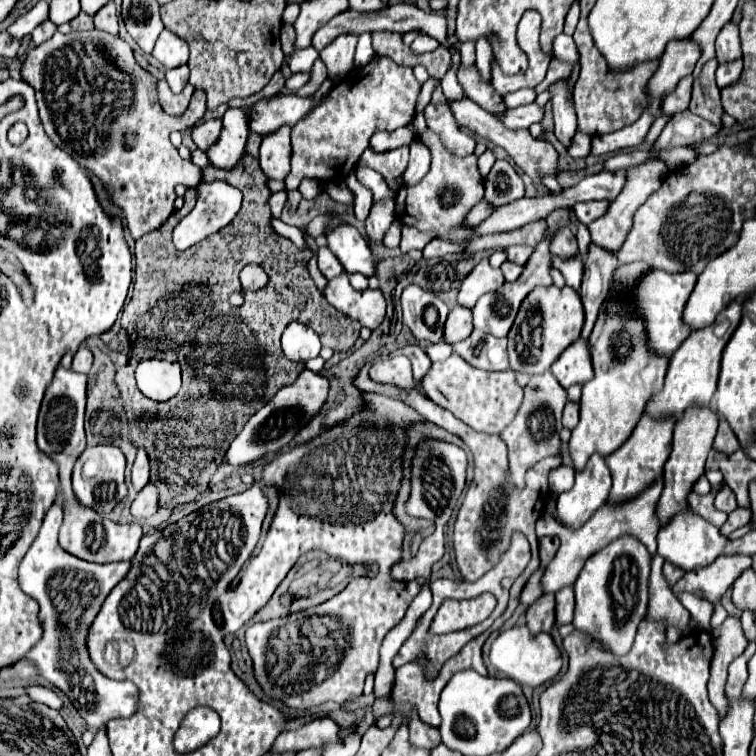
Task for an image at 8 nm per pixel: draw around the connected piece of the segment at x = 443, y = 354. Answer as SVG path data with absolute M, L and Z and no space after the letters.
M437 343L437 345L427 345L425 347L425 353L429 355L429 359L435 363L435 361L443 361L451 355L451 345L449 343Z

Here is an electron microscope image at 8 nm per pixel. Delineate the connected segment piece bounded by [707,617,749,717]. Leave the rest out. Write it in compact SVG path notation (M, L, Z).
M727 617L725 623L711 631L713 635L713 645L715 645L715 655L711 661L711 675L709 675L709 683L707 683L707 691L709 691L709 699L715 705L715 709L719 711L721 717L725 717L725 709L729 705L727 697L725 697L725 681L727 681L727 667L733 659L737 659L745 647L747 647L747 639L741 631L741 623L735 617Z

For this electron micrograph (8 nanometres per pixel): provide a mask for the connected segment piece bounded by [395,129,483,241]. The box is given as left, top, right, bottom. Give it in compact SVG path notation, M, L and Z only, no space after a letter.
M425 129L419 135L419 141L431 151L431 167L429 173L415 187L401 187L395 197L397 219L403 225L421 229L421 231L437 231L441 239L463 241L471 235L469 227L463 227L463 217L469 209L481 201L483 197L483 177L477 169L477 155L455 157L441 143L439 135L433 135L431 129Z

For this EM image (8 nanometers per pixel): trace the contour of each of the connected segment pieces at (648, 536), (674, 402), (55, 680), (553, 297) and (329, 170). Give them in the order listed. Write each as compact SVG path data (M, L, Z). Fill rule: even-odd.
M663 479L659 483L653 483L653 487L649 491L641 491L641 495L635 495L633 501L625 501L625 503L603 503L601 509L597 513L593 513L593 517L581 525L577 531L565 531L565 527L561 527L559 523L555 523L551 519L551 515L544 514L536 522L535 531L538 539L543 536L554 535L561 539L561 547L555 555L555 559L549 563L545 575L543 575L543 591L545 593L557 593L559 589L575 583L579 571L583 569L583 563L597 553L599 549L603 549L605 545L609 545L613 539L621 537L621 535L635 535L639 537L639 541L643 541L643 545L647 547L647 551L653 555L657 551L657 543L655 543L655 535L659 531L659 517L657 517L657 501L659 495L663 491Z
M749 295L735 299L729 307L725 307L725 311L721 311L717 315L717 319L709 327L693 331L681 343L681 347L671 355L663 389L653 393L653 397L647 403L647 413L651 413L653 417L669 417L669 415L677 417L677 413L683 413L689 405L709 405L709 399L713 397L715 387L717 387L717 379L719 379L721 353L723 353L727 341L731 339L731 335L735 333L735 329L739 327L743 301L747 297Z
M53 503L45 515L43 527L29 547L19 567L21 589L39 603L39 619L43 627L41 641L23 657L33 663L39 675L63 691L77 707L87 725L105 729L111 719L129 717L137 709L137 687L129 681L113 681L105 677L87 653L87 633L97 617L105 597L129 573L133 561L121 563L89 563L63 551L57 543L57 533L63 523L63 505Z
M537 287L533 289L527 299L521 303L521 309L517 313L517 319L509 331L509 369L519 371L525 375L541 375L545 373L557 357L573 343L579 339L583 327L583 305L579 299L579 293L573 291L571 287ZM539 313L541 315L541 339L531 341L531 331L529 331L529 319Z
M375 55L373 61L361 69L353 69L341 83L337 83L325 99L305 115L291 129L291 173L285 179L287 189L297 189L301 179L317 181L345 181L355 169L361 153L369 147L375 131L395 131L413 121L415 101L421 85L409 67L397 65L389 57Z

